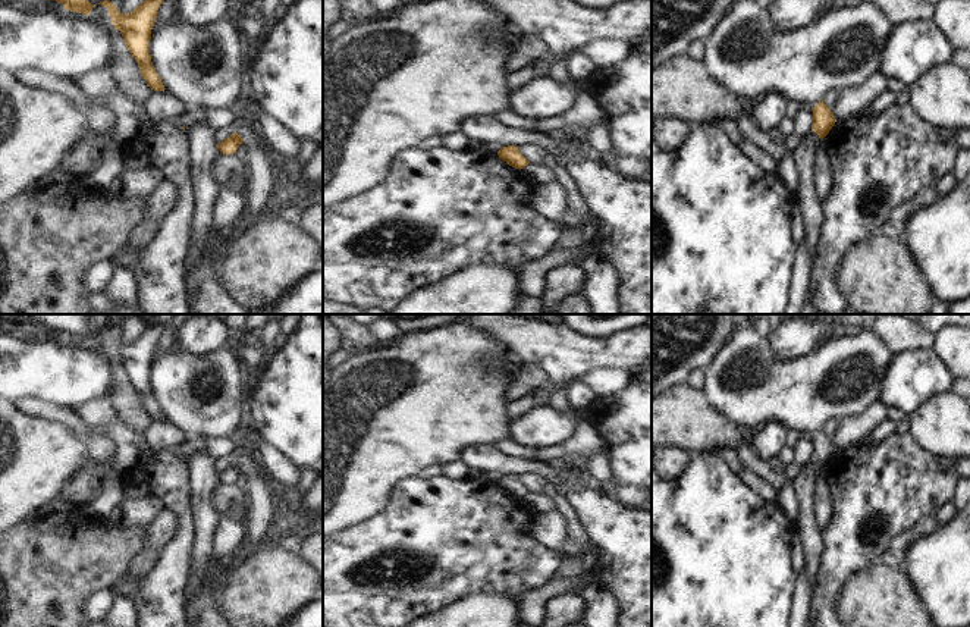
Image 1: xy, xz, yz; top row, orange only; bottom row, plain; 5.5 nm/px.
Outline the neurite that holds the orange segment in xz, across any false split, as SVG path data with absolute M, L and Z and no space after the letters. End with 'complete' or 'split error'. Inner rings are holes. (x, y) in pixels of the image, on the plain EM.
M515 474L502 476L497 480L500 489L506 490L515 498L524 498L530 490L519 482L519 477Z; complete

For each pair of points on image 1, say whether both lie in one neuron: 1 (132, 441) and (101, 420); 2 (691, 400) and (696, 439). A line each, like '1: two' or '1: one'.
1: one
2: one

